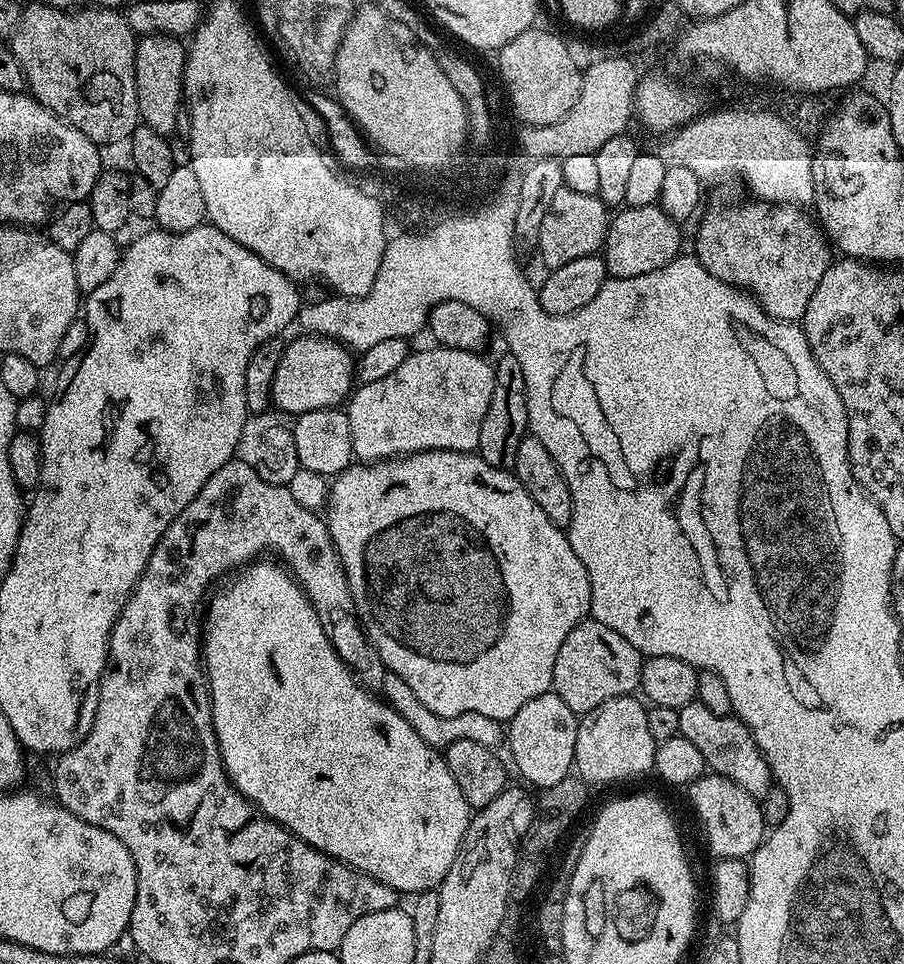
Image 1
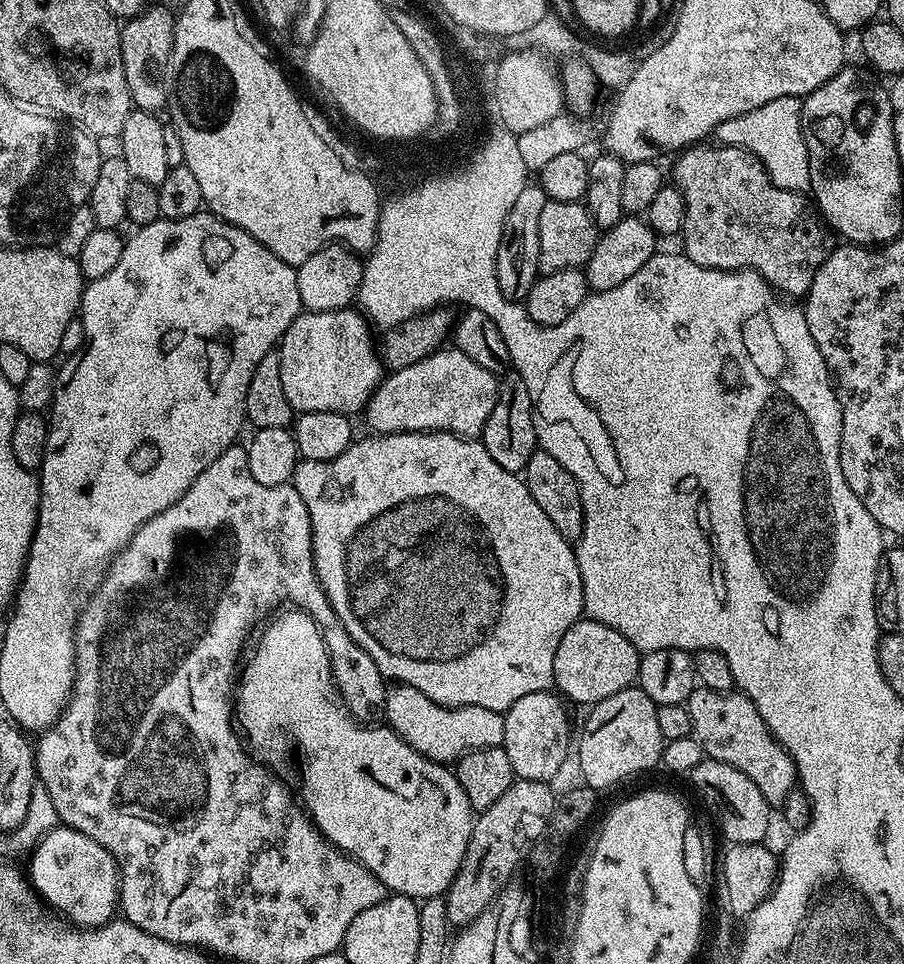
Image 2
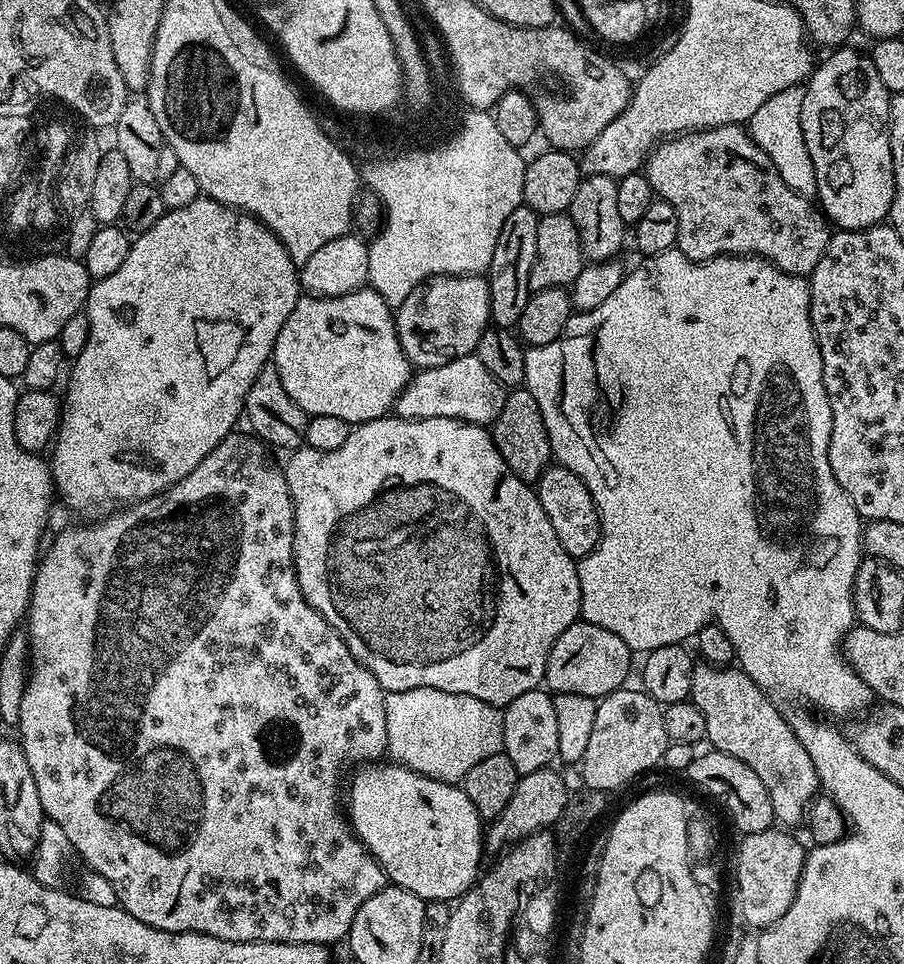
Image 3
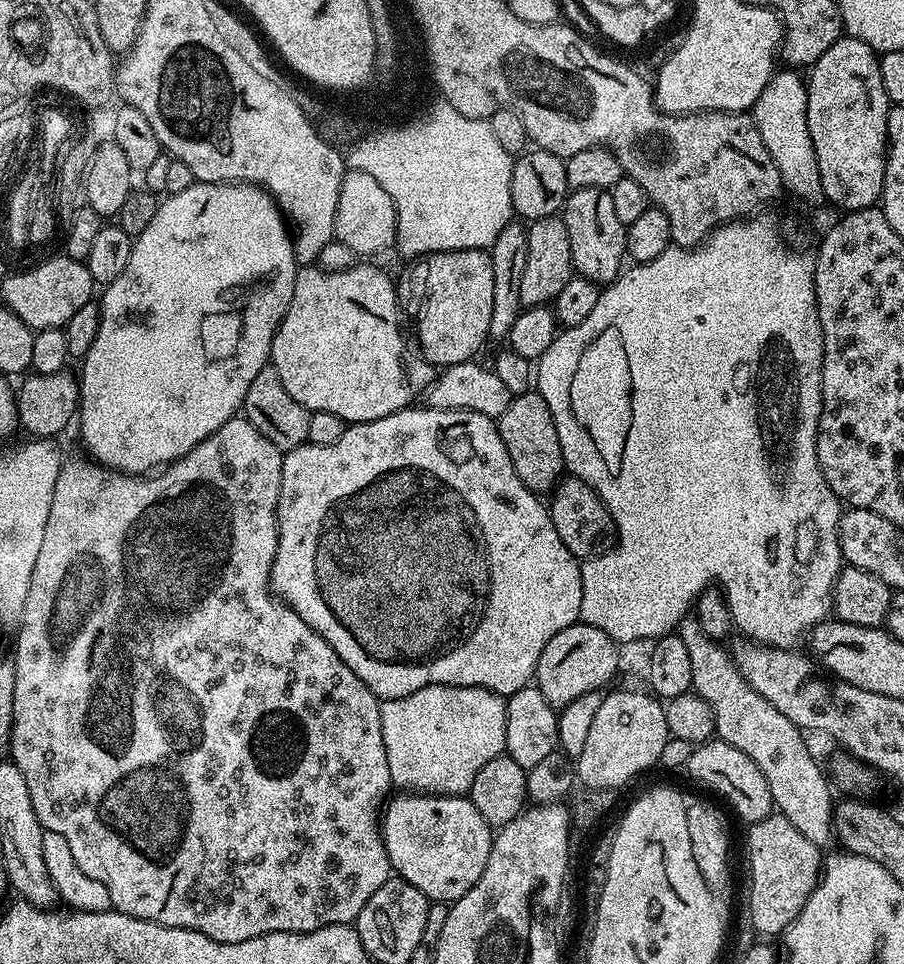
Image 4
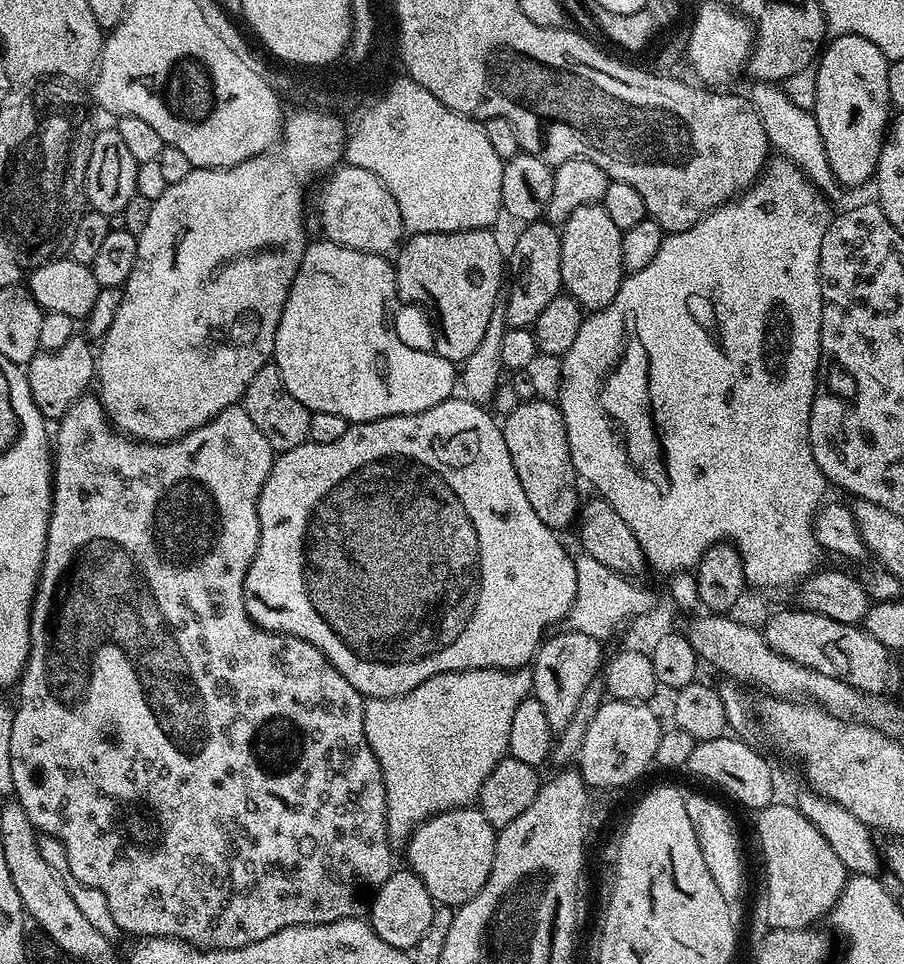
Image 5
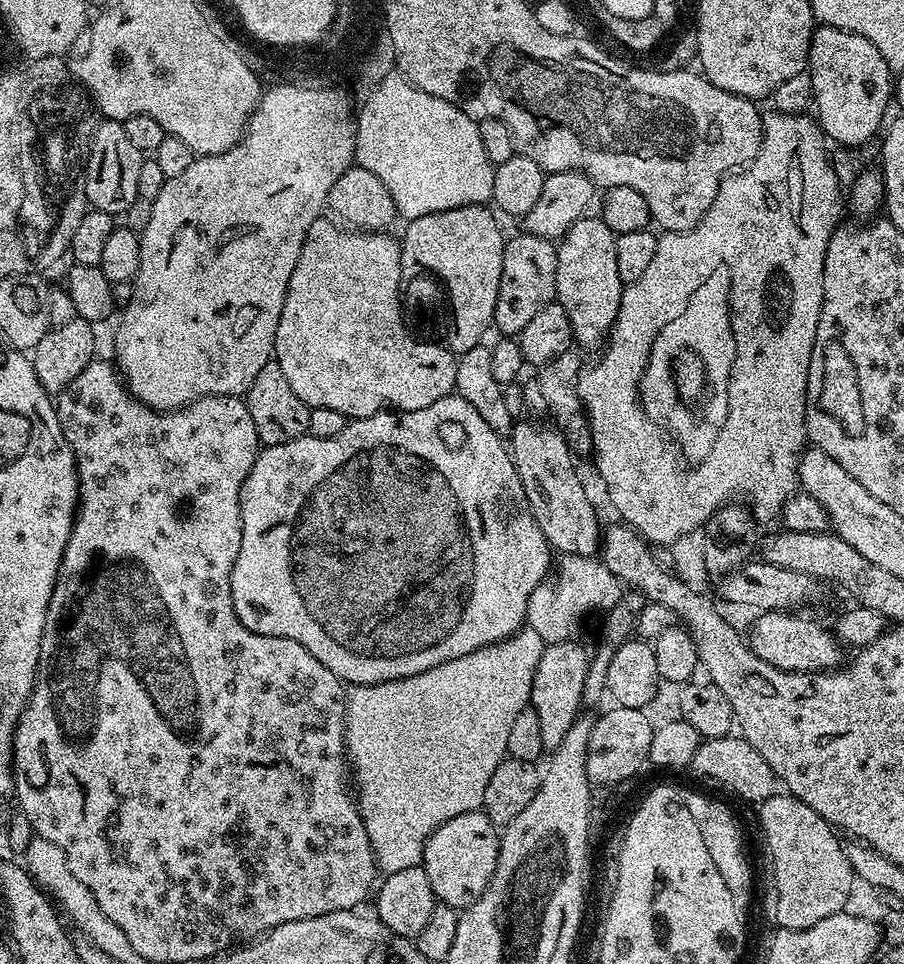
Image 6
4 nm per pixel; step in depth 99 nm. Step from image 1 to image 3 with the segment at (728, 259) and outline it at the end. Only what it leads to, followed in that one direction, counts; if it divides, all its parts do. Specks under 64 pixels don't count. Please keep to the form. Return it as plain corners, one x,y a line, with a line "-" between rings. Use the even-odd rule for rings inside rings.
723,124
665,139
648,153
642,171
653,193
674,206
674,214
678,214
676,248
686,258
712,260
715,256
751,254
770,261
791,276
808,278
814,266
818,266
818,258
824,256
830,235
829,221
809,197
800,196
782,182
778,170
774,170
774,162
766,158
766,150
754,142
747,127

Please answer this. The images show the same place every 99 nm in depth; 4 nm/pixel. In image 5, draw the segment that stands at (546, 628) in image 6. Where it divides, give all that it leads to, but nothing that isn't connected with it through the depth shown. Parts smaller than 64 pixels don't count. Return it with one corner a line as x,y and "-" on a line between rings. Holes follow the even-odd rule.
580,554
575,557
576,562
576,597
572,608
566,617
566,624
573,632
590,634
596,640
607,641
607,636
616,632
619,624
627,625
633,617
640,616
653,607
652,596
631,579
620,573
602,566
602,562
594,562
594,558

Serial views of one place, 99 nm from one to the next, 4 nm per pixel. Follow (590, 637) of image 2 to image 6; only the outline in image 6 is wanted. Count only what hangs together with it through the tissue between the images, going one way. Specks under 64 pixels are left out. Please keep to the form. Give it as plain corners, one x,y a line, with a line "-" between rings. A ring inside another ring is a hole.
570,639
547,645
534,670
530,706
536,711
541,721
542,746
545,750
562,746
562,738
566,738
570,726
574,726
576,717
582,712
584,703
582,690
586,686
590,652
589,649
586,650
576,643
575,639

